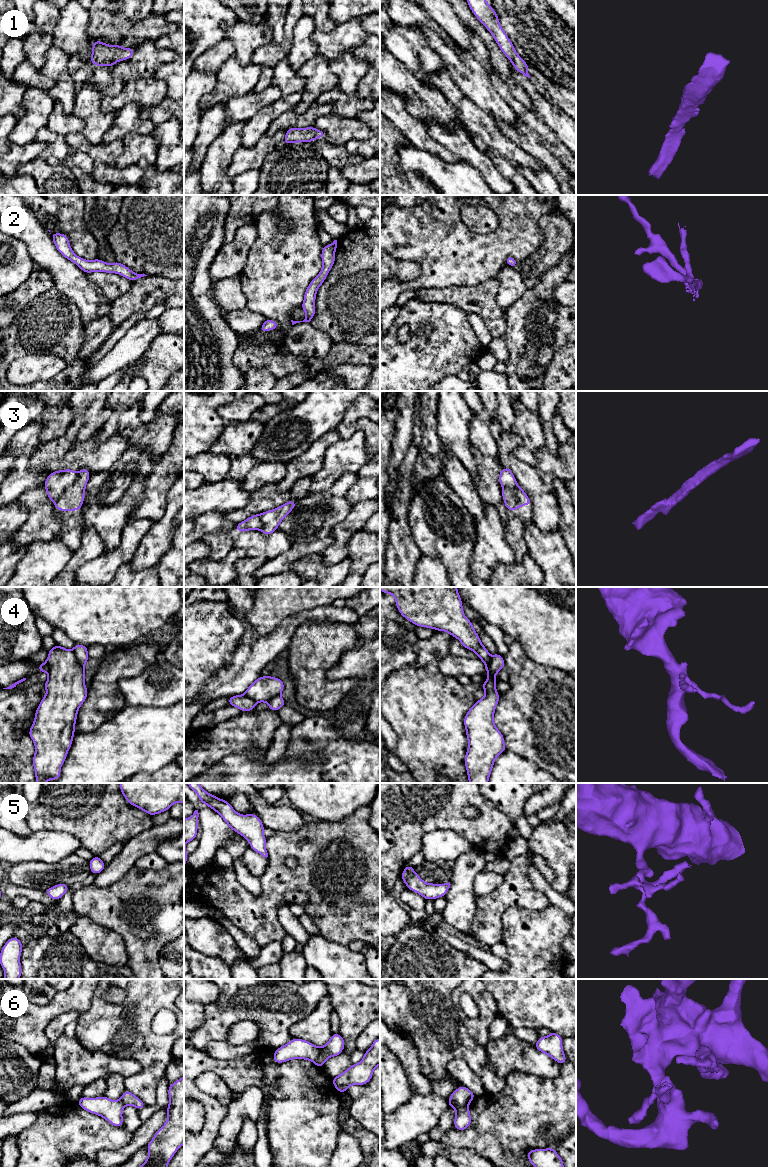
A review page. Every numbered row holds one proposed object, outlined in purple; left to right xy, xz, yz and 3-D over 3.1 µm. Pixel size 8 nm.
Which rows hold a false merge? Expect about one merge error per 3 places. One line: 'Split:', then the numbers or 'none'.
Split: 3, 4, 6

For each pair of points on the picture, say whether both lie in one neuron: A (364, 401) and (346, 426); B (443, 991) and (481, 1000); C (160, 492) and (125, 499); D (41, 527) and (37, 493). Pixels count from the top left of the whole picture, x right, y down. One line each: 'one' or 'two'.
A: one
B: two
C: two
D: one

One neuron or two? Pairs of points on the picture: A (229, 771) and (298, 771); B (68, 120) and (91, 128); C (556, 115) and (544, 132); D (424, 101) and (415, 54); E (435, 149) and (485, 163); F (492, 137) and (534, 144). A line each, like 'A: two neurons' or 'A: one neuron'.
A: one neuron
B: two neurons
C: two neurons
D: two neurons
E: two neurons
F: two neurons

